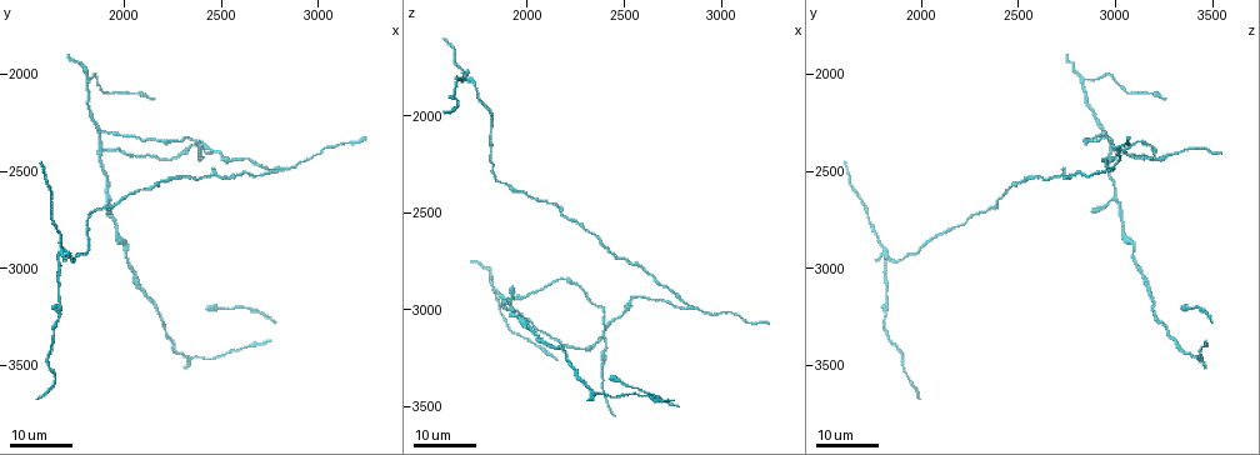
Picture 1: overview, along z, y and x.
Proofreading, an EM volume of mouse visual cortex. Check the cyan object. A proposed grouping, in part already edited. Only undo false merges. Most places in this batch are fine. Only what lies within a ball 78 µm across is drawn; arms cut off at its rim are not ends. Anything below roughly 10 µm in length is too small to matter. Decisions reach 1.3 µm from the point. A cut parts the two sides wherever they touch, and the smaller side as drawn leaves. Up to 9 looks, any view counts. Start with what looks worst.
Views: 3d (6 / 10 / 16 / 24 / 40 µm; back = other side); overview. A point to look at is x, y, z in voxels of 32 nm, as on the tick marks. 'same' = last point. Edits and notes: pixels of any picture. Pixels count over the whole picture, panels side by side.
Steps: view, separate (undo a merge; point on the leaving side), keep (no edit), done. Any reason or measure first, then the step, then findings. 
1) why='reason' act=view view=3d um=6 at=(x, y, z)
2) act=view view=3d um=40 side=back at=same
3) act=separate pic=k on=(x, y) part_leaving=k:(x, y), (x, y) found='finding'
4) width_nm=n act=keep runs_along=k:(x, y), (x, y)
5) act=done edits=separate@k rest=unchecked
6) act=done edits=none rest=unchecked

why='branch point' act=view view=3d um=16 at=(1680, 2910, 1800)

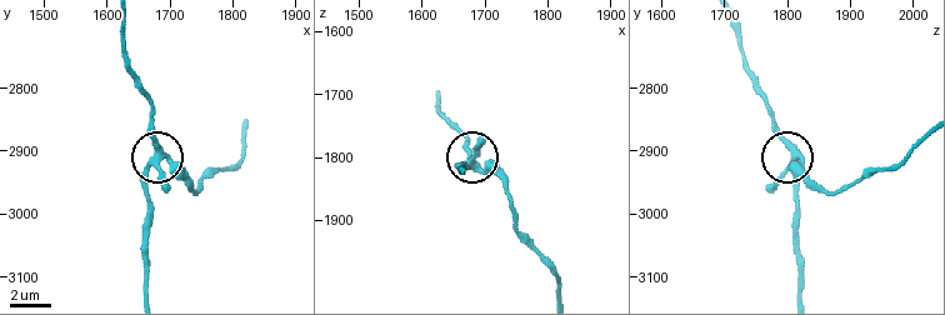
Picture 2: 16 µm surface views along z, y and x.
why='closer look' act=view view=3d um=6 at=(1680, 2900, 1810)

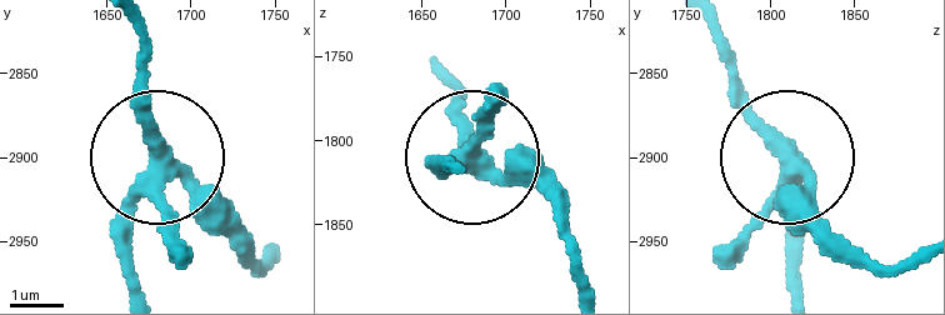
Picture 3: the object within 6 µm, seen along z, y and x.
act=keep runs_along=3:(275, 251), (261, 265), (158, 158), (145, 40) found='one cell here'

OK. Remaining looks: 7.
why='branch point' act=view view=3d um=24 at=(2850, 2500, 2980)

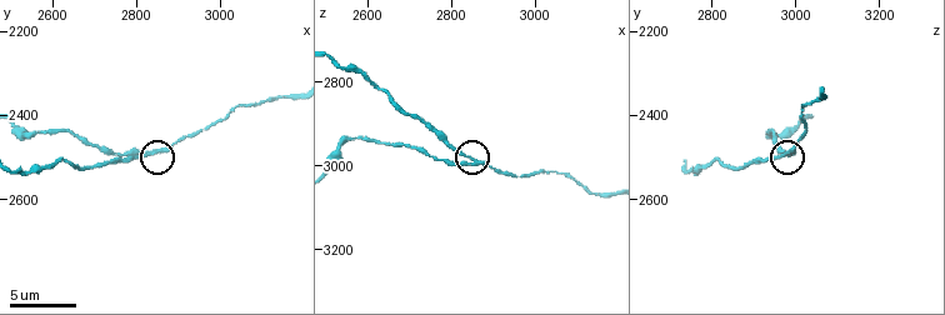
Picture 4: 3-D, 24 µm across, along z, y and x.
why='zoom in' act=view view=3d um=10 at=(2840, 2485, 2980)

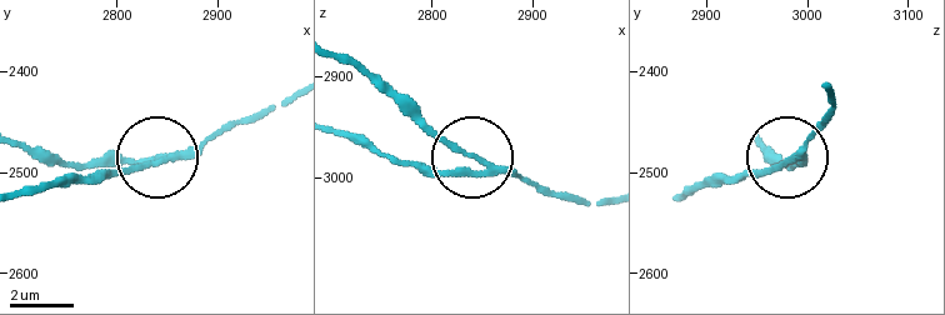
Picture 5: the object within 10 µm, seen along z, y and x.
act=separate pic=5 on=(435, 139) part_leaving=5:(475, 158), (438, 141), (341, 60) found='two cells meet here'

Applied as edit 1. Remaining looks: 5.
why='three-way junction' act=view view=3d um=24 at=(1870, 2290, 2950)

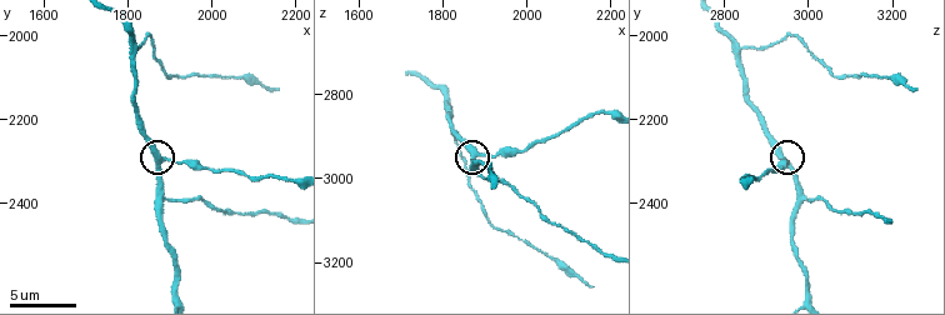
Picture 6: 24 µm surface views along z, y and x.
act=view view=3d um=6 at=(1885, 2295, 2935)

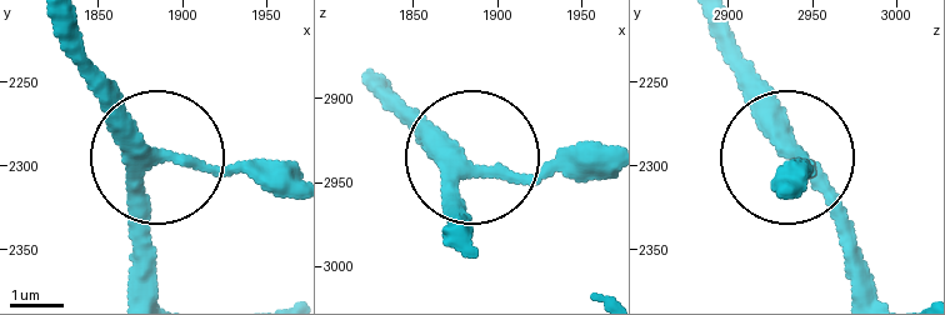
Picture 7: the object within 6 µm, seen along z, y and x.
arms=3 act=keep runs_along=7:(150, 286), (150, 151), (83, 76) found='continuous, no second cell'

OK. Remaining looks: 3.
why='three arms meet' act=view view=3d um=16 at=(2530, 2450, 2985)

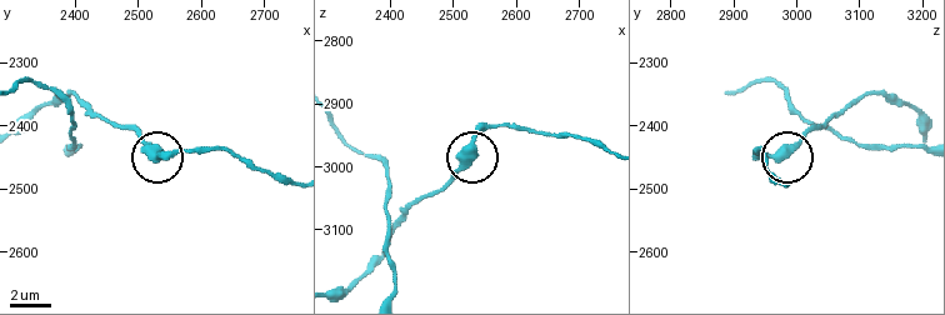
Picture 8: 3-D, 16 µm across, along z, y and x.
act=view view=3d um=6 at=(2530, 2450, 2980)

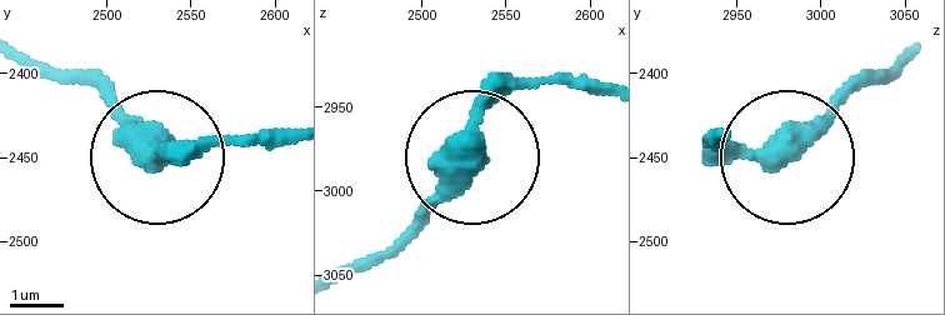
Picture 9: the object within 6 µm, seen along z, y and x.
side_arm_um=28 act=keep runs_along=9:(774, 138), (774, 160), (706, 146) found='all the same cell'

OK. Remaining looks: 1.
act=done edits=separate@5 rest=unchecked

